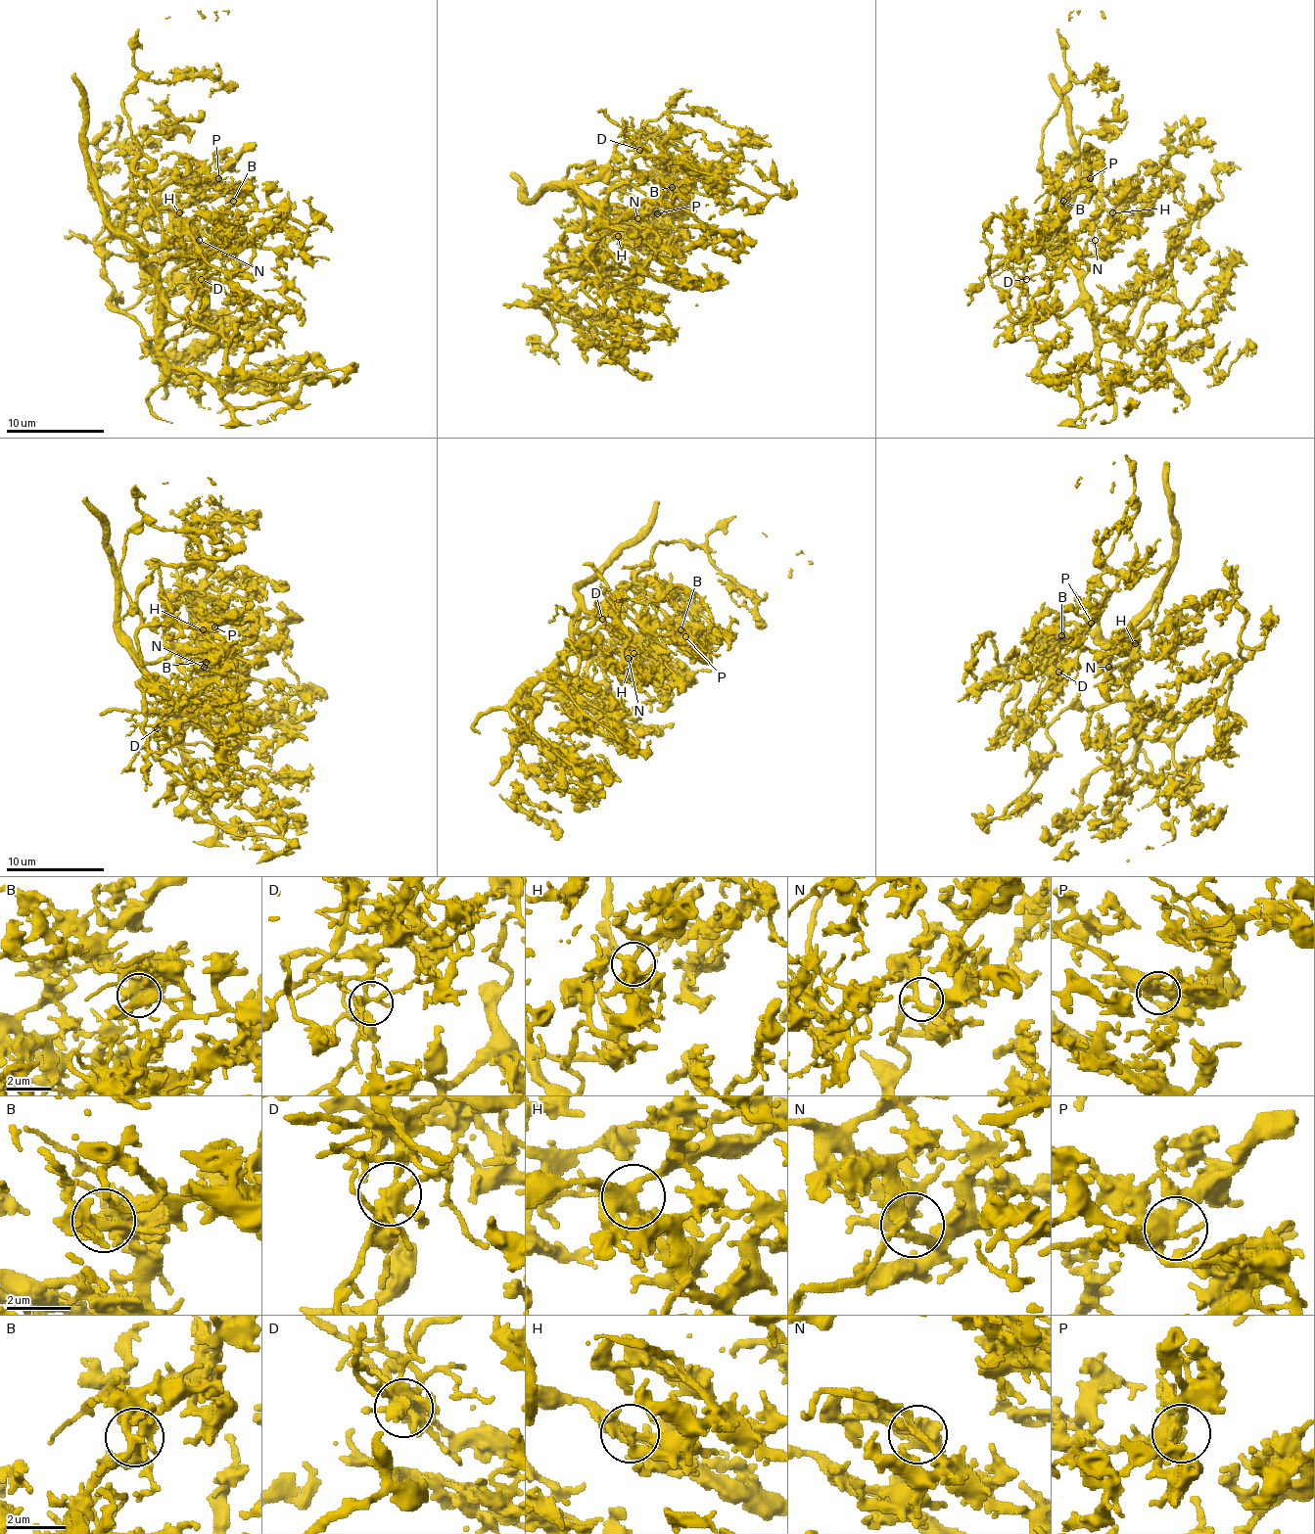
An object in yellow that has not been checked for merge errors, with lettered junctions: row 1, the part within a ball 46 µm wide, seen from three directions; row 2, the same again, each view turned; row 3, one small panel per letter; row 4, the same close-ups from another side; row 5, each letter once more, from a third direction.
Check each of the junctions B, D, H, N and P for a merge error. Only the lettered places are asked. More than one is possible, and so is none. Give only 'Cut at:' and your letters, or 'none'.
Cut at: none

